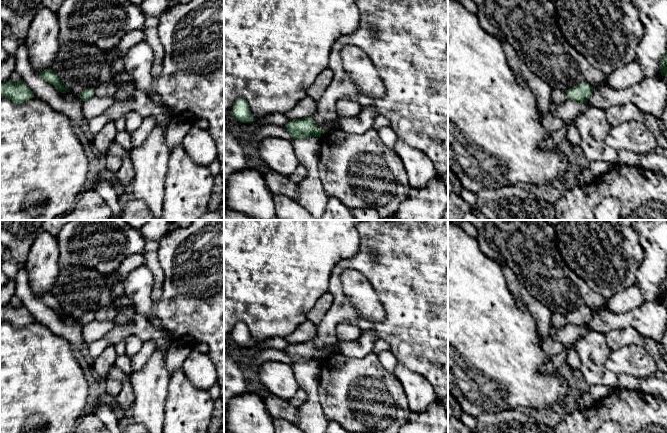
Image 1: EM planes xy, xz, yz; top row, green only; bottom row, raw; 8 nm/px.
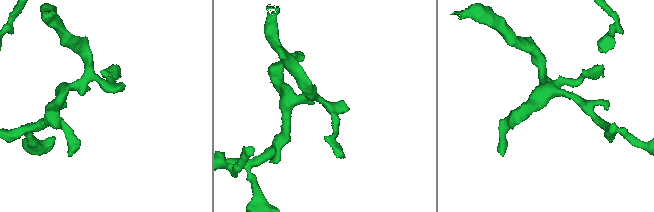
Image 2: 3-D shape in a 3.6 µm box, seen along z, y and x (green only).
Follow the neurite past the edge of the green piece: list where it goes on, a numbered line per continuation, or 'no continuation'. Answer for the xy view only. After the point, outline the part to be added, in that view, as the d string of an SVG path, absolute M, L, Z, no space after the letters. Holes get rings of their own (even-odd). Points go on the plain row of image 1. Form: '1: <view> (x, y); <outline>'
no continuation

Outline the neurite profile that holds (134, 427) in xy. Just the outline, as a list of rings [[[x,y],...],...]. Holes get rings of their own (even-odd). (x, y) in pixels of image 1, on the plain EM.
[[[133,422],[123,427],[123,433],[149,433],[149,432],[146,427],[136,422]]]

